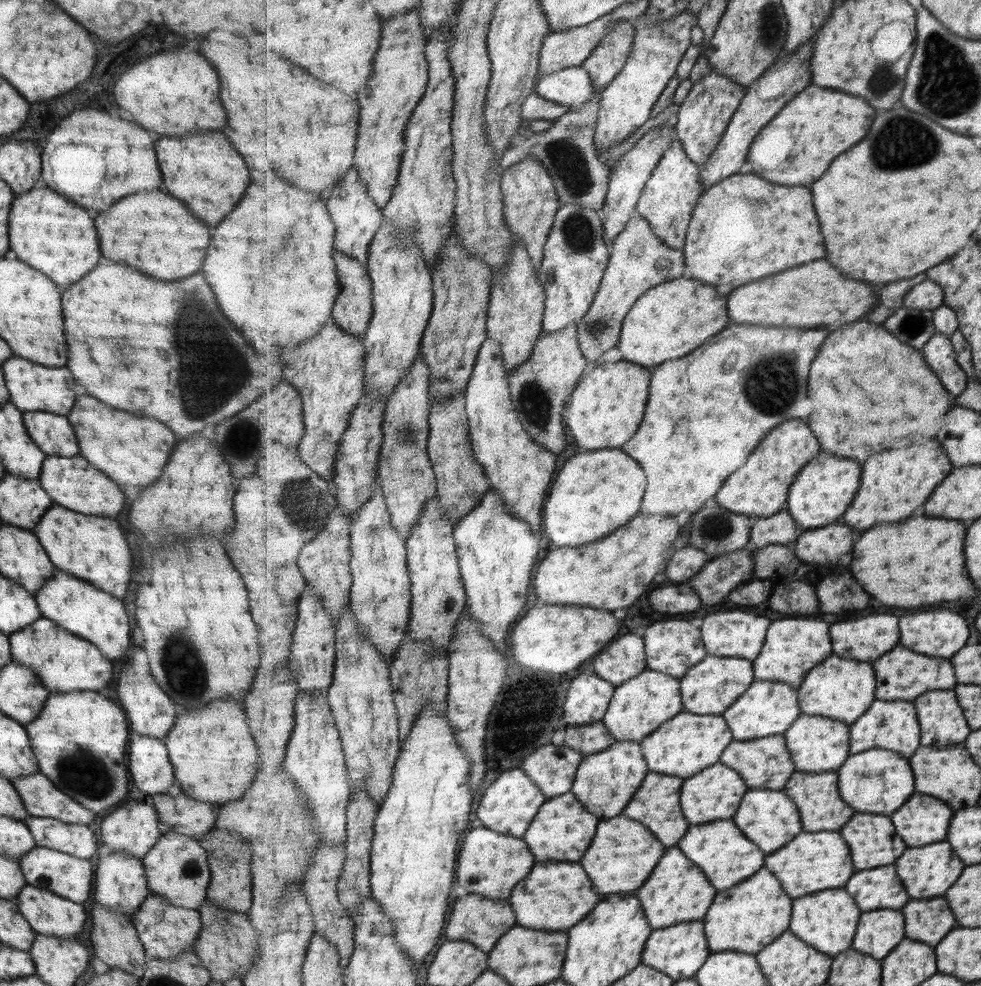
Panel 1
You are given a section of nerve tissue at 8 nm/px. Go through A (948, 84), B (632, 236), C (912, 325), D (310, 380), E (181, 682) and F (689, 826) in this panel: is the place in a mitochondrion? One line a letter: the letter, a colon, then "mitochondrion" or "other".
A: mitochondrion
B: other
C: mitochondrion
D: other
E: mitochondrion
F: other

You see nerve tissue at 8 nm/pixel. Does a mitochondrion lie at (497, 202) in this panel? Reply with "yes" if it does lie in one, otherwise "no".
no

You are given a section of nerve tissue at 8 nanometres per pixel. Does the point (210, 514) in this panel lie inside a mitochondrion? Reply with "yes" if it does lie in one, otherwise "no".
no

